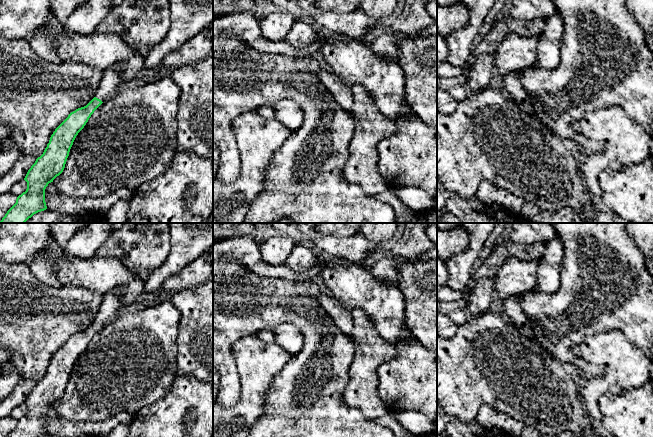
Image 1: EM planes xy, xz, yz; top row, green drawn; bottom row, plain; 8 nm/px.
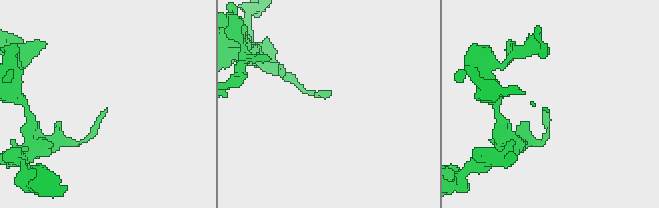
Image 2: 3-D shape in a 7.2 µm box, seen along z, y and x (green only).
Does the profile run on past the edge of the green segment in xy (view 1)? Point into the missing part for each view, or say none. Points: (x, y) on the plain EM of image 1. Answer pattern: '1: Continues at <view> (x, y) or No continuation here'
1: Continues at xy (111, 304)

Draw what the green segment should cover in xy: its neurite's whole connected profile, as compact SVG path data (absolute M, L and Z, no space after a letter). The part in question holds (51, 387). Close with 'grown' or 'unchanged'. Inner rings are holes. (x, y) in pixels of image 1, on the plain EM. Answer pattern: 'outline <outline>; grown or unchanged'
outline M119 287L103 295L95 321L86 330L71 336L55 353L43 378L36 383L24 402L27 406L26 415L17 421L7 437L38 437L47 433L46 411L63 396L76 360L94 335L104 325L111 323L125 307L121 302L124 291L123 287Z; grown

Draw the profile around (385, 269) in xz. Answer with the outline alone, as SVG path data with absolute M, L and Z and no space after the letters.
M387 254L383 259L375 263L371 267L370 271L380 280L393 285L398 285L399 272L396 269L396 266L408 261L409 260L407 258L399 255Z

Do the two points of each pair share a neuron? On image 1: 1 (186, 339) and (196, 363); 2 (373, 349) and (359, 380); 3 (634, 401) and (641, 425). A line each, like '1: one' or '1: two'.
1: one
2: one
3: one

